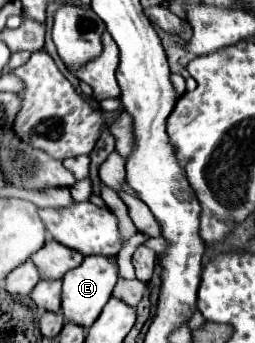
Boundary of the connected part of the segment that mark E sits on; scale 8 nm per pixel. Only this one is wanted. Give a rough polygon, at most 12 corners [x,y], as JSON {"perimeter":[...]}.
{"perimeter":[[85,257],[63,277],[65,319],[91,327],[109,301],[119,267]]}

